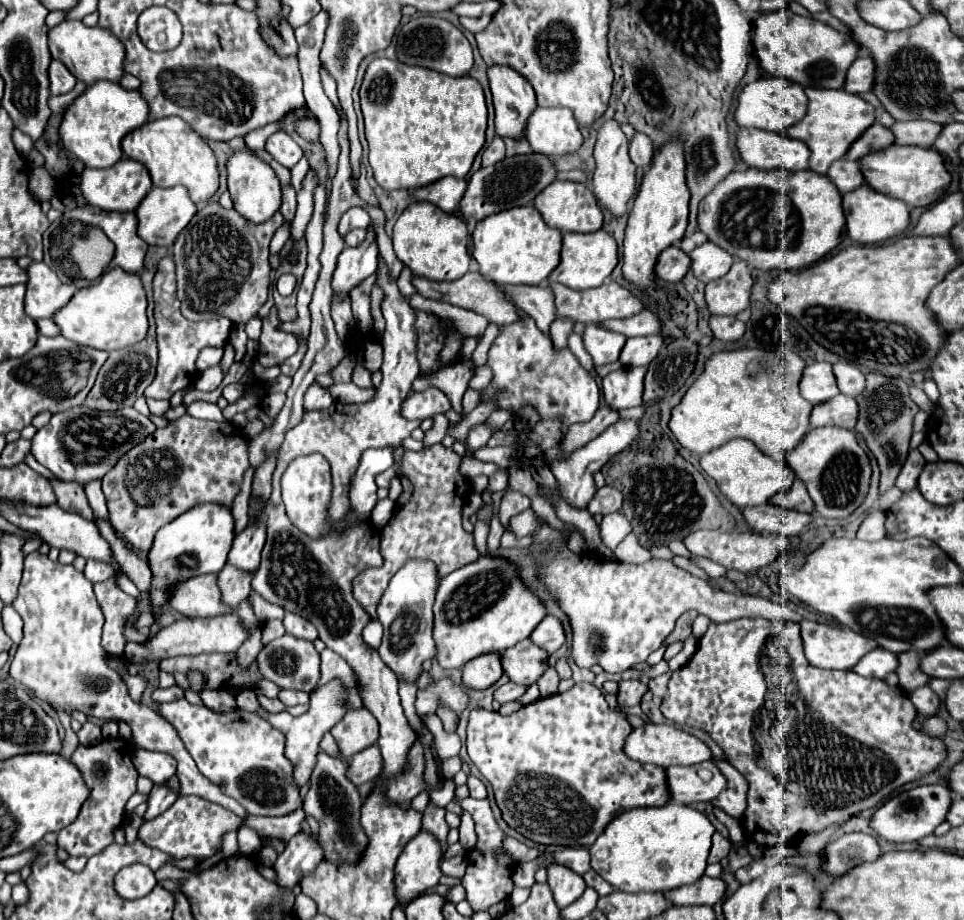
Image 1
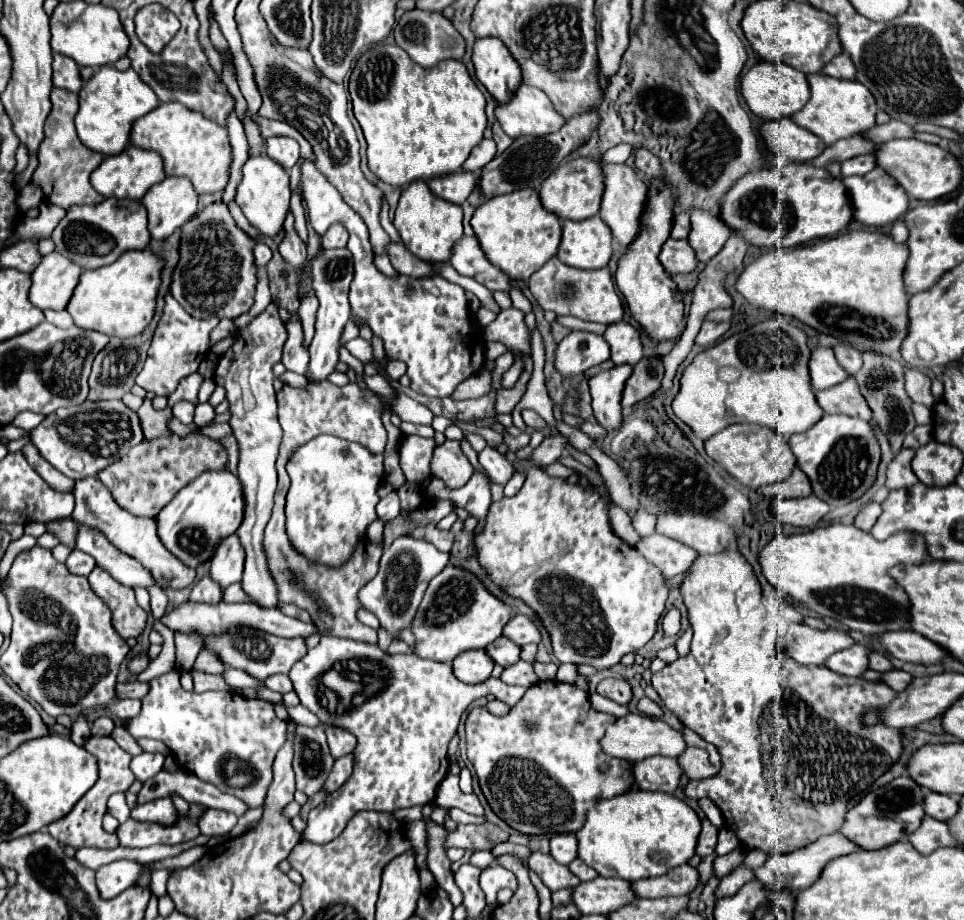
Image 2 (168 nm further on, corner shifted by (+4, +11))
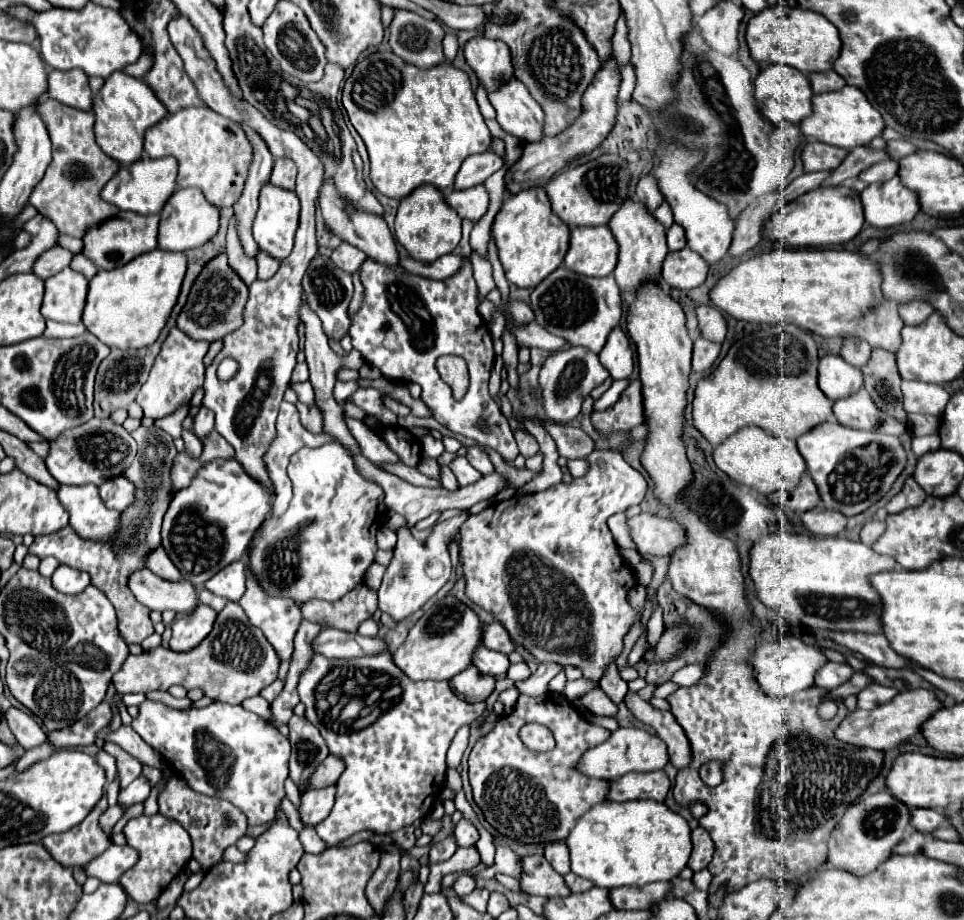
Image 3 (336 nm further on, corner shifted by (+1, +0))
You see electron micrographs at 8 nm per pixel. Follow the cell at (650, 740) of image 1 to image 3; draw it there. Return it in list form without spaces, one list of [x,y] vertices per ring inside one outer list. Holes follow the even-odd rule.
[[[620,727],[620,729],[612,731],[612,735],[604,743],[588,749],[580,757],[580,761],[576,763],[576,769],[586,777],[612,781],[612,779],[618,779],[620,775],[626,775],[630,771],[638,771],[638,773],[658,771],[666,763],[668,763],[666,747],[664,747],[664,743],[660,739],[656,739],[656,735],[650,735],[648,731],[642,731],[642,729],[636,729],[636,727],[630,727],[630,729]]]

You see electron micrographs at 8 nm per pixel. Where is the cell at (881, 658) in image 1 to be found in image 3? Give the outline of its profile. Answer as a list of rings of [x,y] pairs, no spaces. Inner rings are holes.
[[[828,661],[824,667],[820,667],[820,669],[816,671],[814,685],[820,687],[820,689],[830,691],[830,689],[836,689],[838,685],[846,683],[852,675],[854,675],[854,669],[852,669],[850,665]]]

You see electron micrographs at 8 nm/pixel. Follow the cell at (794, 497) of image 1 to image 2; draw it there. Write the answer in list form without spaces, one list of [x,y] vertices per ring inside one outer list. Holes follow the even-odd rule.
[[[793,468],[789,478],[775,482],[771,486],[765,486],[761,488],[761,492],[769,498],[805,498],[811,494],[811,484],[799,468]]]

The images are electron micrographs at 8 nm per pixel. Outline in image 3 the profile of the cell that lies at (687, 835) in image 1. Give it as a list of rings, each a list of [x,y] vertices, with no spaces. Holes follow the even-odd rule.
[[[658,801],[596,803],[576,821],[566,837],[566,845],[572,871],[604,889],[670,881],[686,867],[692,851],[686,819]]]

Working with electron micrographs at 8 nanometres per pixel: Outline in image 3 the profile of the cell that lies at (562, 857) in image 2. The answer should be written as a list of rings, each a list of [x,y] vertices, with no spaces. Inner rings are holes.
[[[562,841],[556,843],[548,843],[544,847],[544,857],[546,861],[560,873],[566,875],[570,871],[570,859],[568,859],[568,847]]]

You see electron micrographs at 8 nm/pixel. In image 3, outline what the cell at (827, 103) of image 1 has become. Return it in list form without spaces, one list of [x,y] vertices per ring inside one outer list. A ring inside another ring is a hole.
[[[844,85],[842,91],[832,91],[832,93],[820,93],[812,97],[812,115],[800,123],[800,129],[806,137],[814,137],[822,143],[842,147],[842,149],[852,149],[858,145],[870,143],[874,137],[878,137],[884,131],[884,121],[882,115],[870,105],[866,95],[852,87]]]

